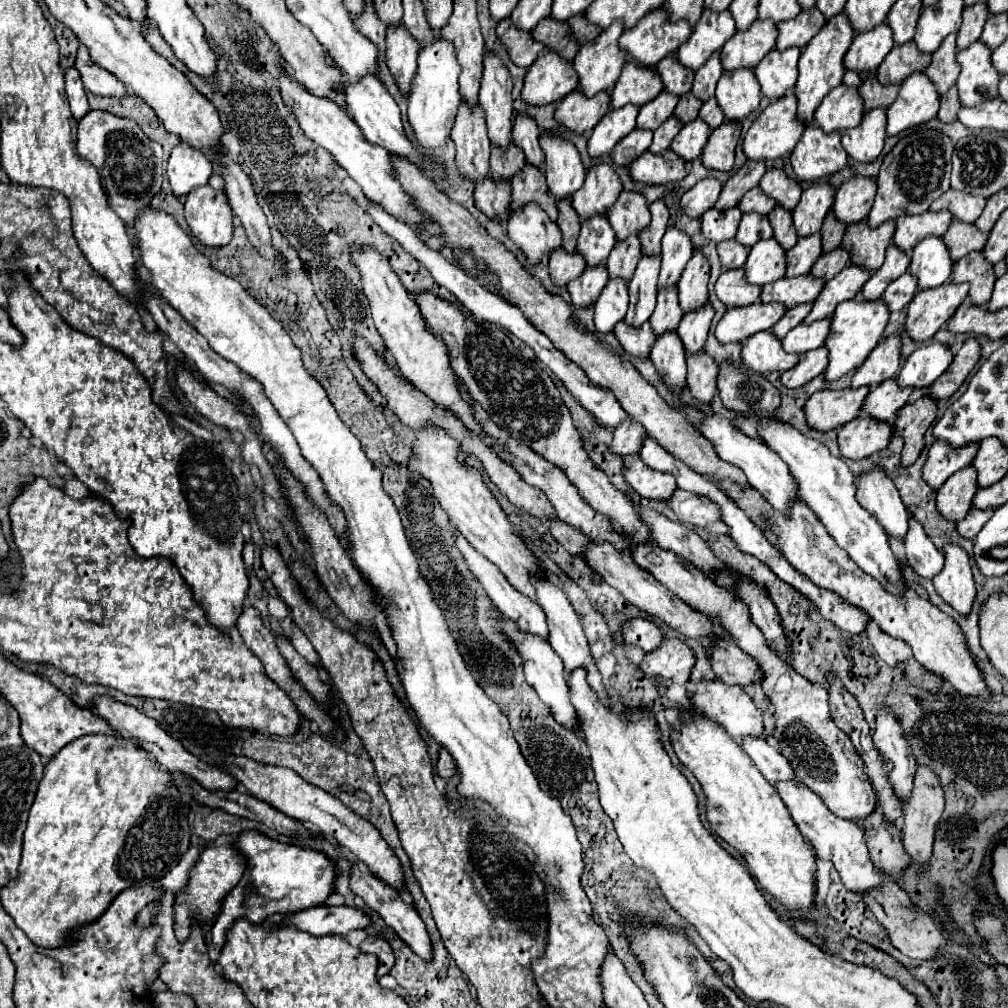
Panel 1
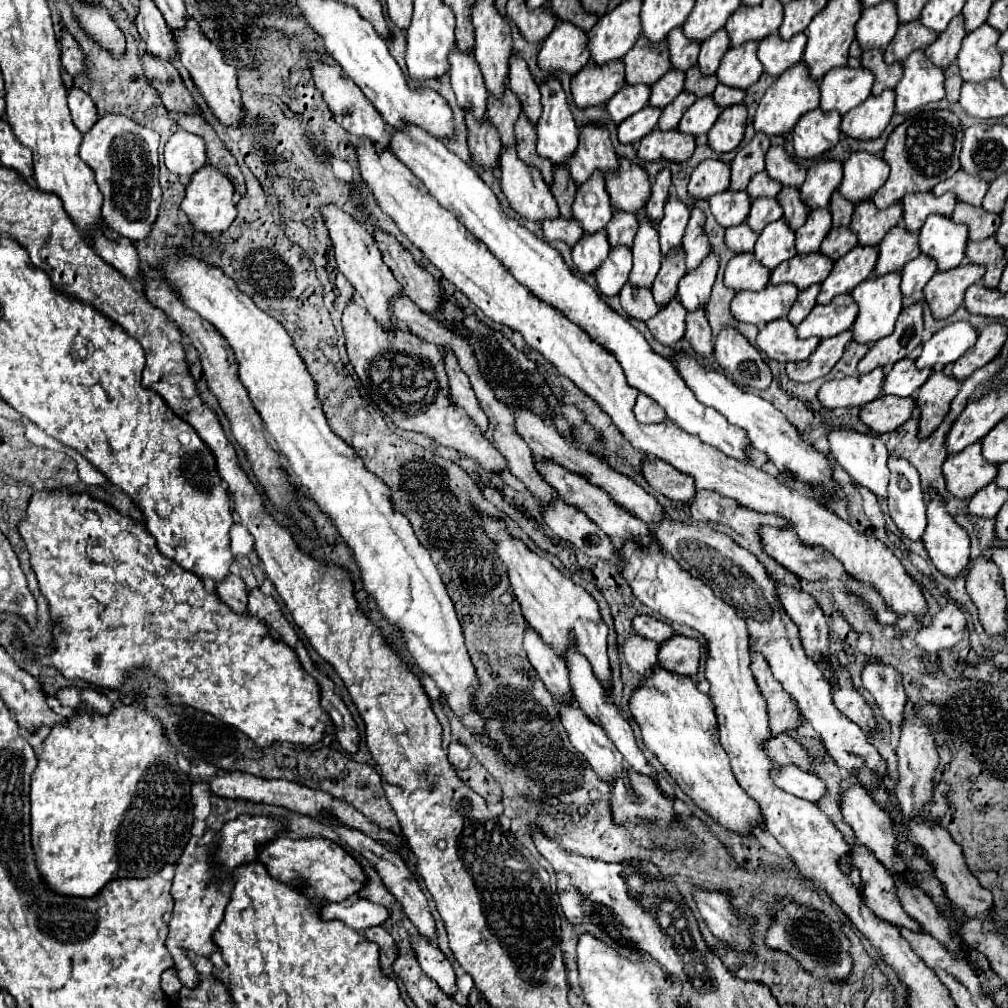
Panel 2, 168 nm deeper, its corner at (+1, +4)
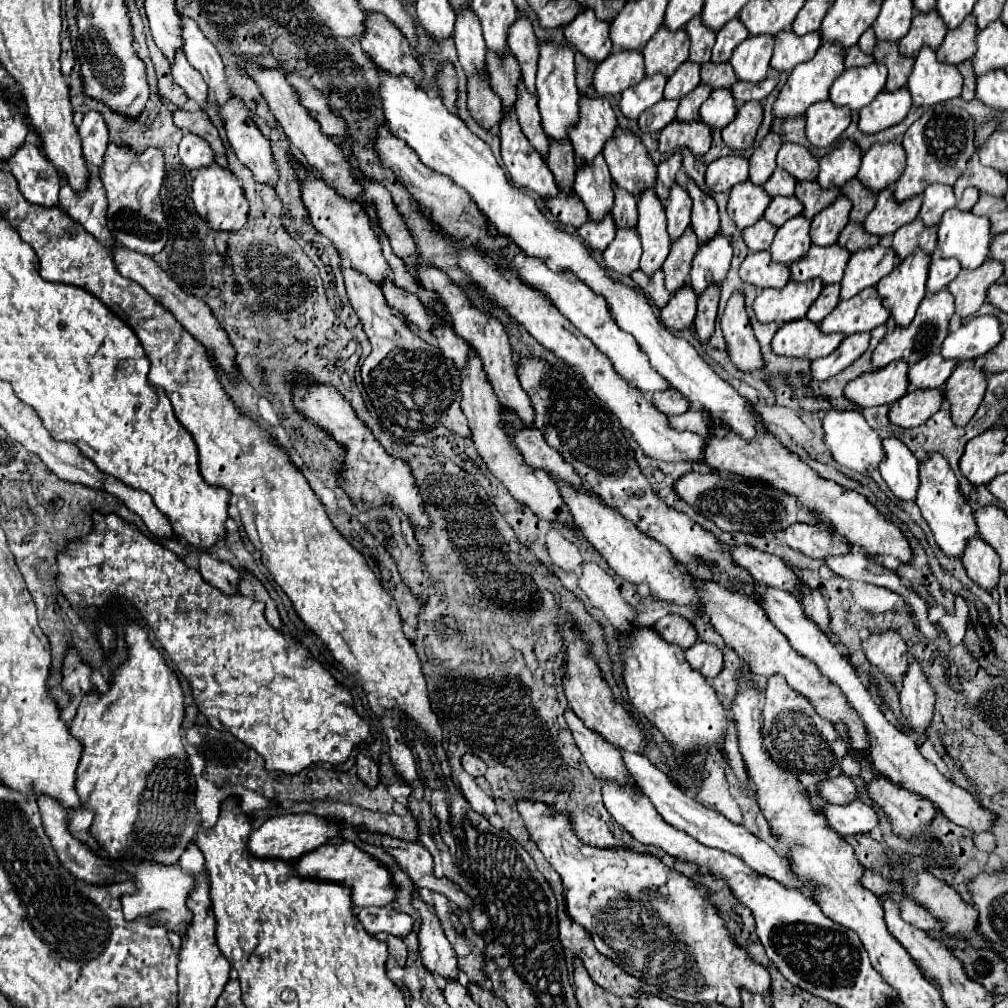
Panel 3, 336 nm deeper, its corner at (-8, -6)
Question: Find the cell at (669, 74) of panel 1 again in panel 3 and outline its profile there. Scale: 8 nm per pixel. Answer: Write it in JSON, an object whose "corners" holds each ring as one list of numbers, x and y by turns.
{"corners":[[696,16,696,20,690,20,686,24,686,34,690,38,690,62,696,64,704,64,710,60,710,52,716,40,714,32,708,32,702,24,700,24,700,16]]}

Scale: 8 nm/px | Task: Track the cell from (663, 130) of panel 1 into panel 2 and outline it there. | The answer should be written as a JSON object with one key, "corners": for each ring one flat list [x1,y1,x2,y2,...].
{"corners":[[683,90,669,106,663,108,663,114,661,114,657,126,659,126,661,130,673,130,673,128,679,124,681,116,685,114,685,110,687,110,693,102,695,102,695,96,693,96,693,94,687,94,687,90]]}

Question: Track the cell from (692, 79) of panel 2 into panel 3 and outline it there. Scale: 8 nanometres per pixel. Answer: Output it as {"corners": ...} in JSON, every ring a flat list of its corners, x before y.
{"corners":[[712,62,702,64,700,78,702,78,702,84,710,86,712,90,730,88,736,82,736,76,734,76,732,66,728,62,724,62,724,64,712,64]]}

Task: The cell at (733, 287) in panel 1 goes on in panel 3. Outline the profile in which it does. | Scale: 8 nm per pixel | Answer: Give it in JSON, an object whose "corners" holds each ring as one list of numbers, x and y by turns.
{"corners":[[750,252,740,266,740,278,756,288,784,288,790,280,790,270,782,264,772,264,770,252]]}

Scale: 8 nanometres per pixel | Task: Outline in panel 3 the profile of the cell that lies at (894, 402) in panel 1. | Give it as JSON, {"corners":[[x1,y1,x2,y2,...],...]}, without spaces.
{"corners":[[932,354,932,356,926,356,924,360,916,362,914,366,910,366,908,380,910,380,910,386,914,386,918,390,942,388,954,368,956,368,956,362,944,360,940,354]]}

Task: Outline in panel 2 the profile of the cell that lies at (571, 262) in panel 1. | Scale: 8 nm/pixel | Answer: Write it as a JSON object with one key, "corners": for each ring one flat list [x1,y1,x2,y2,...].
{"corners":[[555,218,555,220,543,220,543,232,547,240,563,240,569,246,575,246,575,242,583,236,583,230,575,218]]}

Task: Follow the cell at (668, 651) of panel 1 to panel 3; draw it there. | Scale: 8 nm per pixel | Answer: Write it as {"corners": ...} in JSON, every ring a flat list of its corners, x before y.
{"corners":[[696,642,692,648,688,648,686,652,686,662,700,672,708,682,712,678,718,676,720,668,722,668,722,652,714,646,714,644,706,644,706,642]]}

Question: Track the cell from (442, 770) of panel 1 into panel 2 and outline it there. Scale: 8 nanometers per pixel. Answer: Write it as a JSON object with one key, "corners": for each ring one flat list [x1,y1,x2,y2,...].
{"corners":[[453,742,453,744,449,746,449,750,447,750,447,756,449,756,449,762,451,762,457,770,461,770,461,768,467,768,467,766,469,766,469,760,471,760,473,754,471,754,463,744]]}

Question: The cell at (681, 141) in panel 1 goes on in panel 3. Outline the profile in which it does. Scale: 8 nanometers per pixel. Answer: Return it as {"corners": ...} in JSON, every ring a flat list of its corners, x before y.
{"corners":[[714,90,700,108,700,120,712,130,726,128,736,116,736,102,730,90]]}

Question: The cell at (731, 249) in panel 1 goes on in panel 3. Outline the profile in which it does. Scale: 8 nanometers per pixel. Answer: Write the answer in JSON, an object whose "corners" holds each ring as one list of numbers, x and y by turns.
{"corners":[[764,218,758,220,754,226,748,226,744,232,742,232,742,238,748,246,750,252,762,252,762,250,768,250,772,240,774,240,774,232,776,232,776,226,768,224]]}

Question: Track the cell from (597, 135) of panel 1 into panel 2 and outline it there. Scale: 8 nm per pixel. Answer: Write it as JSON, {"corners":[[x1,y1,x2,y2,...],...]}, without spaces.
{"corners":[[623,86,609,102,607,102,607,112,615,124,621,124,625,118,635,114,637,110,645,108,649,102,651,88,649,86]]}

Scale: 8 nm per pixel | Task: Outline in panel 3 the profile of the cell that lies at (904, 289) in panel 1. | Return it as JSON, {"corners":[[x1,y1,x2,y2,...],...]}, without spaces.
{"corners":[[934,258,930,262,930,272,928,272,928,282,926,282,926,290,932,292,940,292,944,286,948,286,948,282,952,282,952,278,960,272,960,264,958,260,952,258]]}

